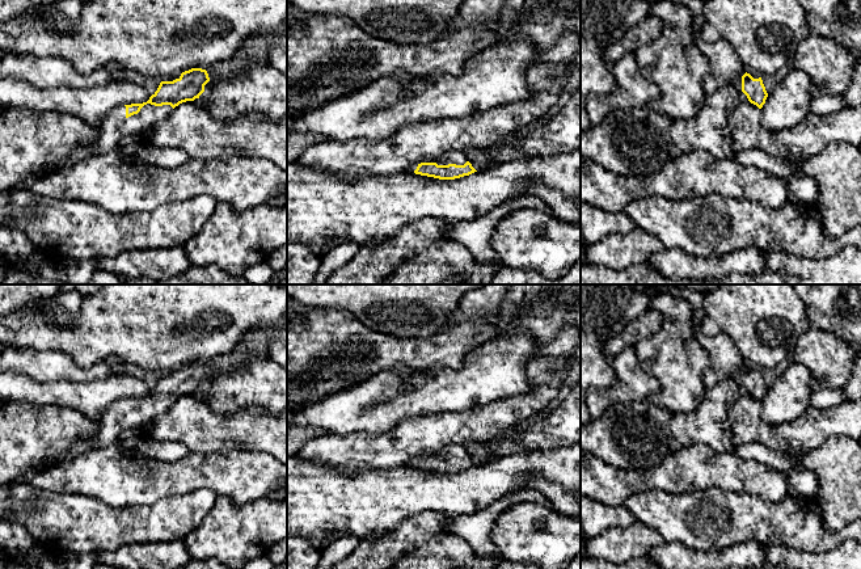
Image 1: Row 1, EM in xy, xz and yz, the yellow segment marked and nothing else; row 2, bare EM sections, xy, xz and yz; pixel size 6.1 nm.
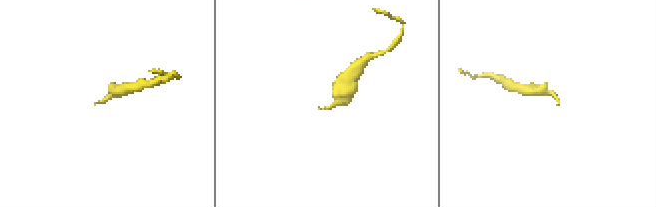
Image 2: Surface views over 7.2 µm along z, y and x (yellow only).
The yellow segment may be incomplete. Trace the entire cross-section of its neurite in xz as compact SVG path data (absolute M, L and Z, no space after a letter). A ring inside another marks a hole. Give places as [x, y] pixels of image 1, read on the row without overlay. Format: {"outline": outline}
{"outline": "M450 444L435 456L421 456L411 461L411 467L439 473L455 473L477 465L464 446Z"}

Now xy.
{"outline": "M191 362L182 366L181 370L173 375L161 375L157 384L147 396L113 402L104 414L94 421L100 429L92 442L88 444L83 442L77 443L62 456L54 458L45 468L75 459L89 450L117 443L123 431L142 429L144 423L165 413L180 397L199 392L208 375L210 371L206 363Z"}

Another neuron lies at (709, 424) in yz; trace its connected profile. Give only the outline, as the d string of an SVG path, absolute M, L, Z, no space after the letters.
M727 378L712 387L708 387L702 402L691 414L671 414L671 451L693 444L705 444L717 452L734 451L735 447L733 443L733 430L730 426L729 410L739 397L739 385L734 379Z

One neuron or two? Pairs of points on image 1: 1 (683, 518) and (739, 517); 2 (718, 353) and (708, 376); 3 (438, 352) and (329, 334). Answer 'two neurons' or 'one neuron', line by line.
1: one neuron
2: one neuron
3: one neuron

